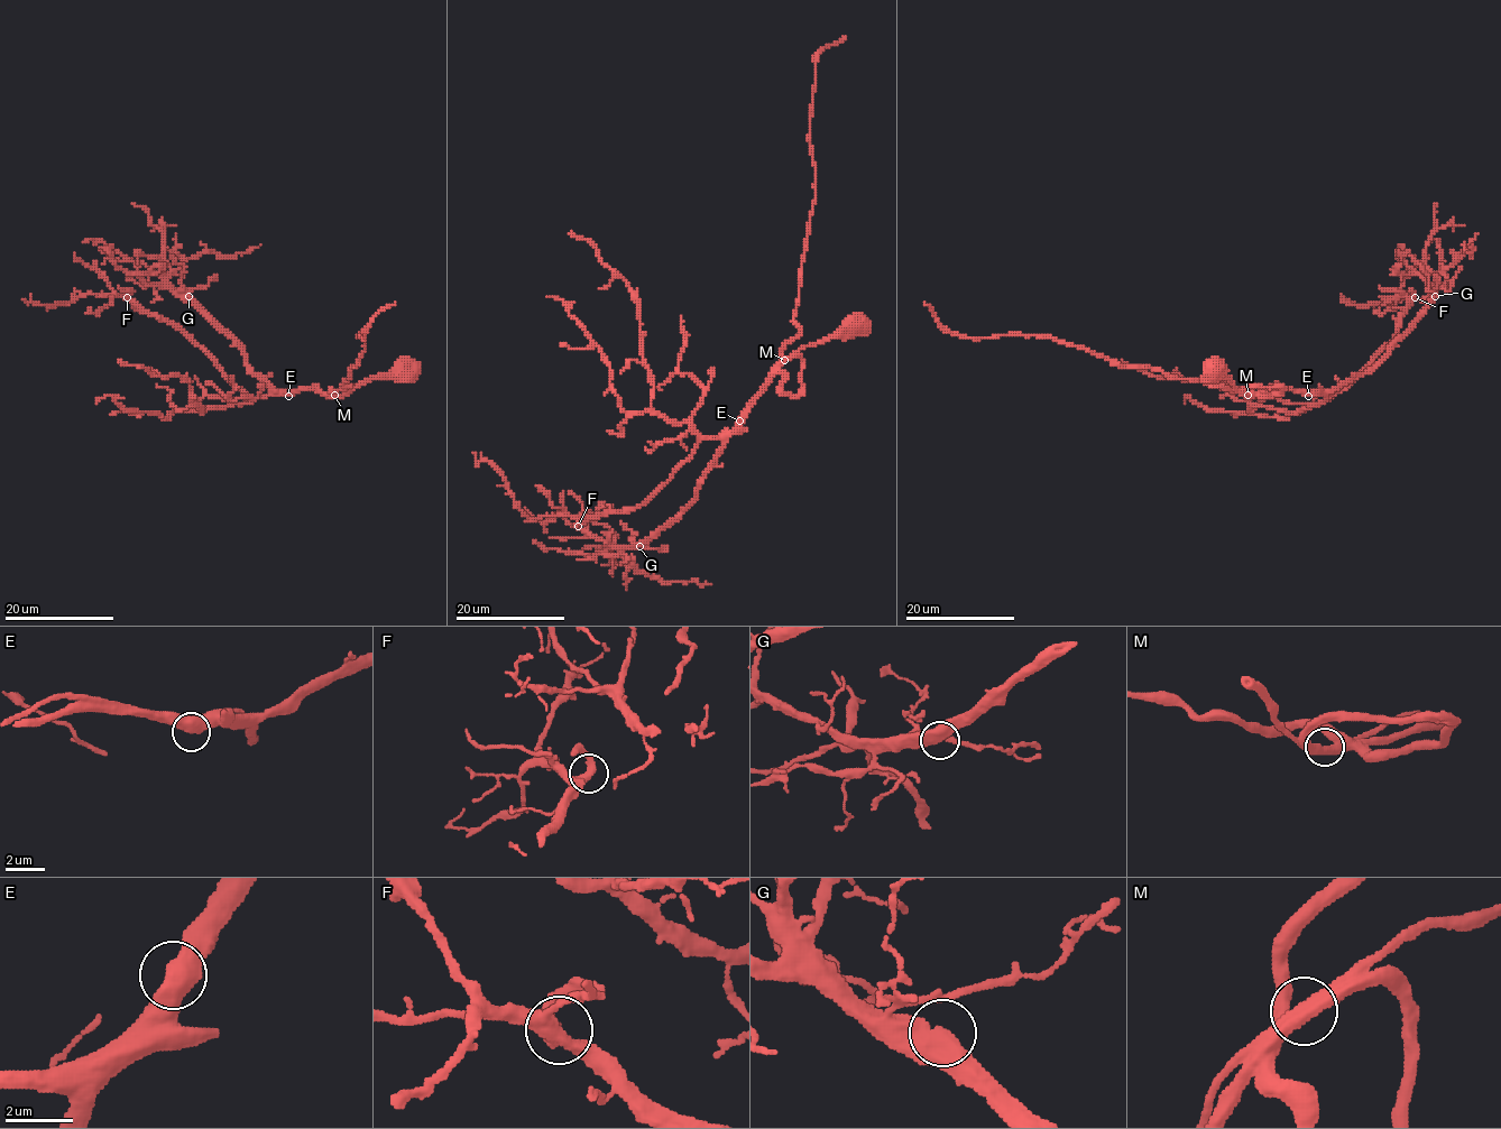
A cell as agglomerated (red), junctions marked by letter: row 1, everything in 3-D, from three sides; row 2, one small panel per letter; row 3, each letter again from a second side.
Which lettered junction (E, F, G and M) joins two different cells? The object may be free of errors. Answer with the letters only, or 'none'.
none

